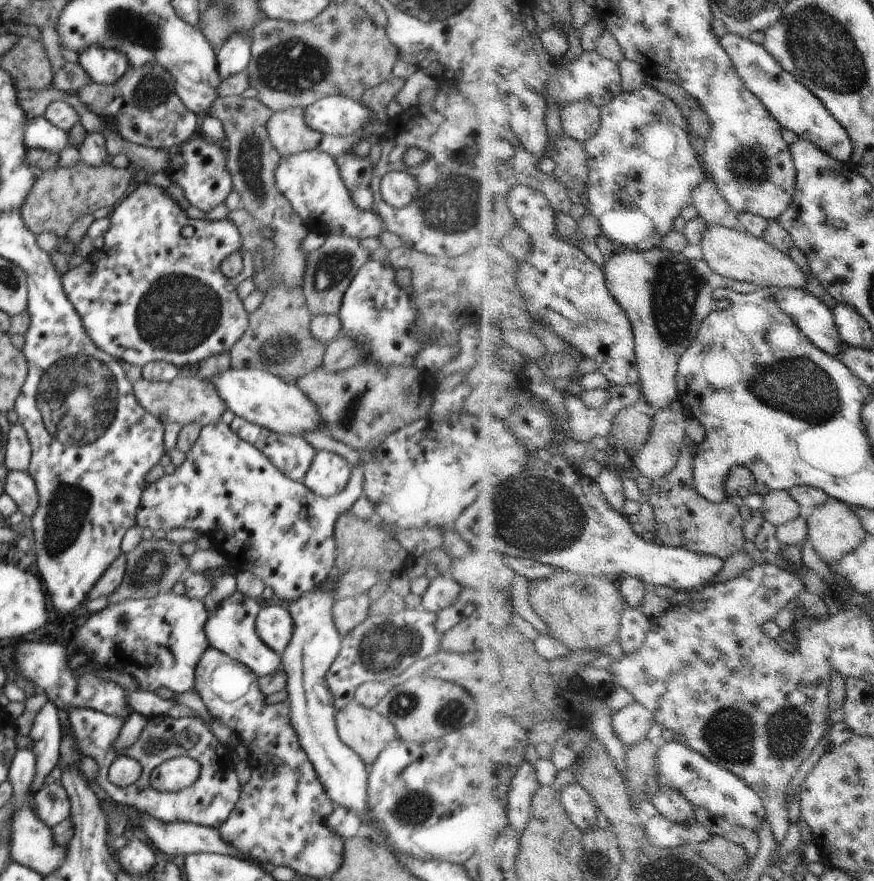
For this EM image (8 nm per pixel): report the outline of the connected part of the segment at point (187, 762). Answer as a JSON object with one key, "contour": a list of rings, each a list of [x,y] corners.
{"contour":[[[177,757],[160,764],[151,773],[150,785],[159,792],[177,792],[194,784],[201,765],[189,757]]]}

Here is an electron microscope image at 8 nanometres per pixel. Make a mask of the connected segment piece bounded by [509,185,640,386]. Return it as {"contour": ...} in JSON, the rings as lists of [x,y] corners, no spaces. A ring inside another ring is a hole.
{"contour":[[[519,185],[511,193],[509,206],[520,226],[536,241],[533,254],[524,263],[520,263],[518,282],[536,323],[551,326],[554,334],[559,335],[570,345],[583,350],[586,357],[595,359],[599,363],[600,371],[604,372],[608,379],[616,385],[628,386],[628,384],[639,383],[640,368],[637,358],[635,327],[631,315],[608,289],[605,270],[600,268],[584,250],[577,247],[575,242],[564,241],[560,238],[557,230],[557,211],[544,192],[529,185]]]}

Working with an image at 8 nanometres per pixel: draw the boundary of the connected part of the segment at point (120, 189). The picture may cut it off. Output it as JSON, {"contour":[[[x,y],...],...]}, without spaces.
{"contour":[[[82,160],[76,166],[39,172],[19,214],[25,226],[36,236],[46,232],[66,238],[71,225],[82,216],[92,215],[103,207],[114,207],[124,199],[132,178],[132,170],[113,168],[110,164],[88,167]]]}

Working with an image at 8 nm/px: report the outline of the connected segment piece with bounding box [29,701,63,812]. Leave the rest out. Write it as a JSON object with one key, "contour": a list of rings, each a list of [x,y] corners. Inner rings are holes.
{"contour":[[[48,701],[40,708],[40,712],[34,718],[29,736],[33,742],[32,752],[37,763],[37,776],[33,783],[33,794],[31,795],[31,804],[35,812],[33,796],[43,786],[48,774],[60,762],[63,732],[61,731],[58,709],[52,702]]]}

